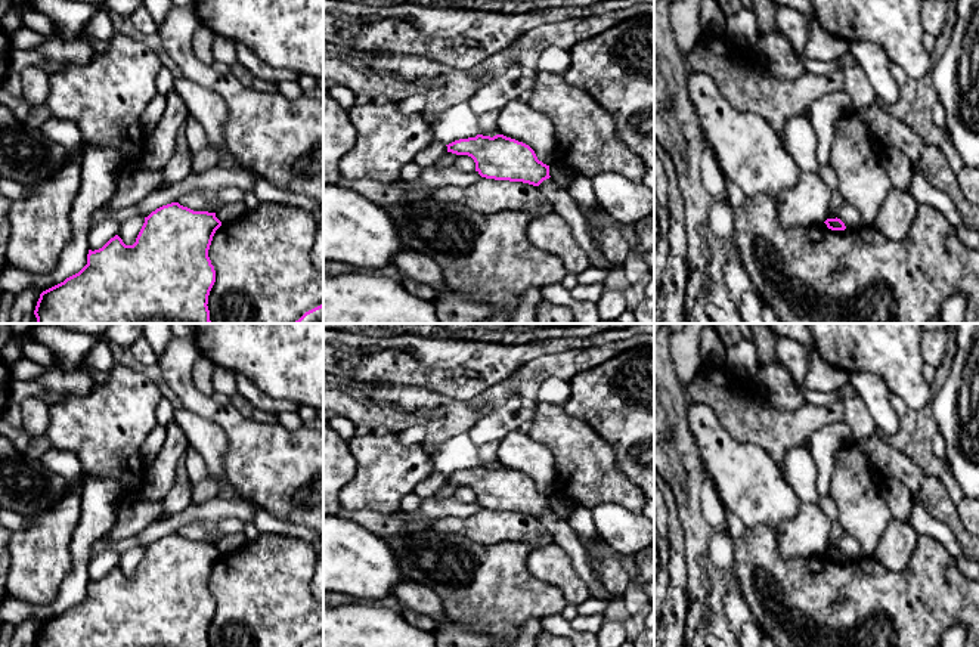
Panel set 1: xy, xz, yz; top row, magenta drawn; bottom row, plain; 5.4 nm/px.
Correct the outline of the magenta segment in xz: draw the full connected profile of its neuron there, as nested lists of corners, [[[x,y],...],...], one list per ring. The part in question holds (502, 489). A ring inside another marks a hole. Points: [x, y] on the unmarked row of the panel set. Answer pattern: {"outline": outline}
{"outline": [[[477,465],[446,477],[447,483],[471,487],[475,493],[475,502],[486,510],[539,517],[551,508],[549,496],[539,492],[529,476],[504,465],[493,468]]]}

